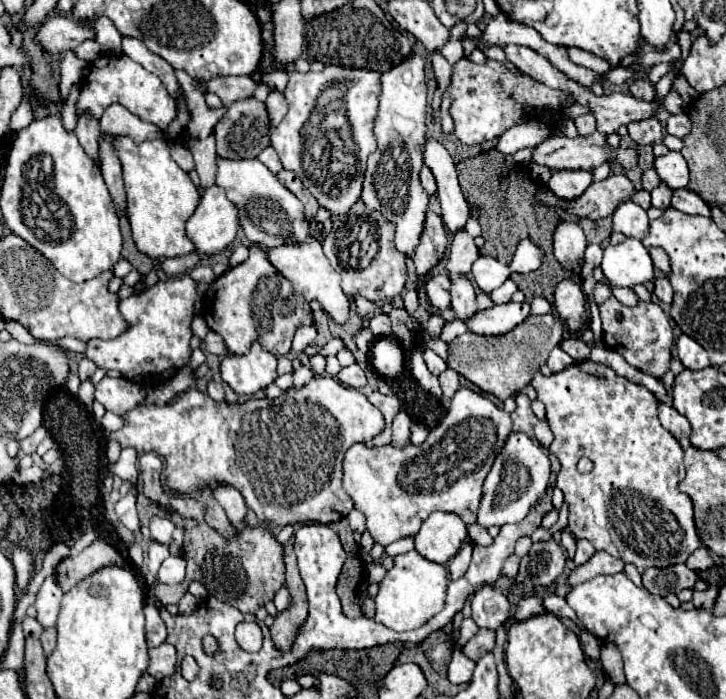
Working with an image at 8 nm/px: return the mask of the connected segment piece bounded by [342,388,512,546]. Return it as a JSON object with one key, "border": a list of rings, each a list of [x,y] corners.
{"border":[[[460,388],[452,398],[452,404],[446,416],[440,420],[438,426],[430,428],[430,434],[424,444],[414,446],[412,442],[408,442],[404,448],[396,448],[390,444],[374,446],[374,448],[368,448],[364,442],[352,444],[346,450],[346,456],[342,462],[344,488],[352,496],[354,506],[366,516],[368,532],[382,546],[388,546],[390,542],[406,538],[406,536],[416,536],[424,518],[428,518],[428,514],[436,510],[456,512],[466,524],[474,524],[476,506],[482,494],[482,482],[488,470],[492,468],[496,454],[502,450],[504,438],[508,438],[510,432],[512,432],[512,420],[506,410],[500,410],[488,398],[484,398],[482,394],[470,388]]]}

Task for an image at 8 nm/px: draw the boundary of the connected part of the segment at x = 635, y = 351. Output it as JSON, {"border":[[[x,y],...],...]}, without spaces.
{"border":[[[610,296],[600,306],[600,318],[602,318],[602,340],[606,342],[608,348],[620,352],[638,370],[654,378],[664,376],[664,372],[670,368],[670,358],[672,358],[670,352],[672,352],[674,336],[660,304],[640,300],[636,306],[626,306],[618,302],[614,296]]]}

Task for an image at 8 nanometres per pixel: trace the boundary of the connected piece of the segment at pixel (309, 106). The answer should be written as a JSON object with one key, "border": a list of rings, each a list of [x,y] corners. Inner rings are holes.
{"border":[[[328,64],[322,72],[292,72],[284,88],[288,114],[272,130],[270,144],[284,168],[296,172],[320,206],[332,214],[344,214],[362,194],[366,158],[376,150],[374,122],[382,92],[380,78],[382,74],[376,70]],[[330,90],[330,102],[324,102],[322,98]]]}

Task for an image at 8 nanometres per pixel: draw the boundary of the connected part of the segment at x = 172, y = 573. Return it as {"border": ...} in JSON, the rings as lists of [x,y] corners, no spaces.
{"border":[[[182,554],[168,556],[158,570],[158,580],[164,584],[180,584],[184,582],[184,576],[186,576],[186,560],[182,558]]]}

